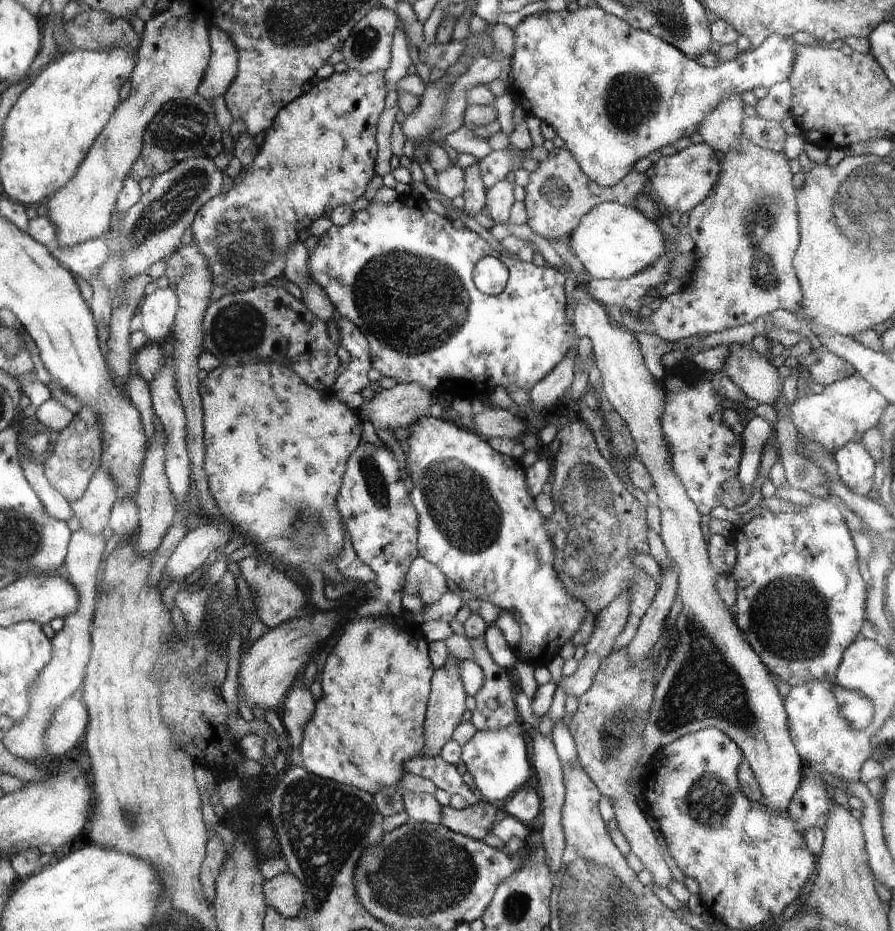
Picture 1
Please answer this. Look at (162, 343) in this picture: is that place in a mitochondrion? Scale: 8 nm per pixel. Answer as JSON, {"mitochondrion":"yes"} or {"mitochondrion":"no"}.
{"mitochondrion":"no"}

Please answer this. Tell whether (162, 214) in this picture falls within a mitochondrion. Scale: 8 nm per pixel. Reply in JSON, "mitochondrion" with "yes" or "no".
{"mitochondrion":"yes"}

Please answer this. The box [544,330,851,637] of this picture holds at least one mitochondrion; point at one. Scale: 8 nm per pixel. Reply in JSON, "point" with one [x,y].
{"point":[587,537]}

